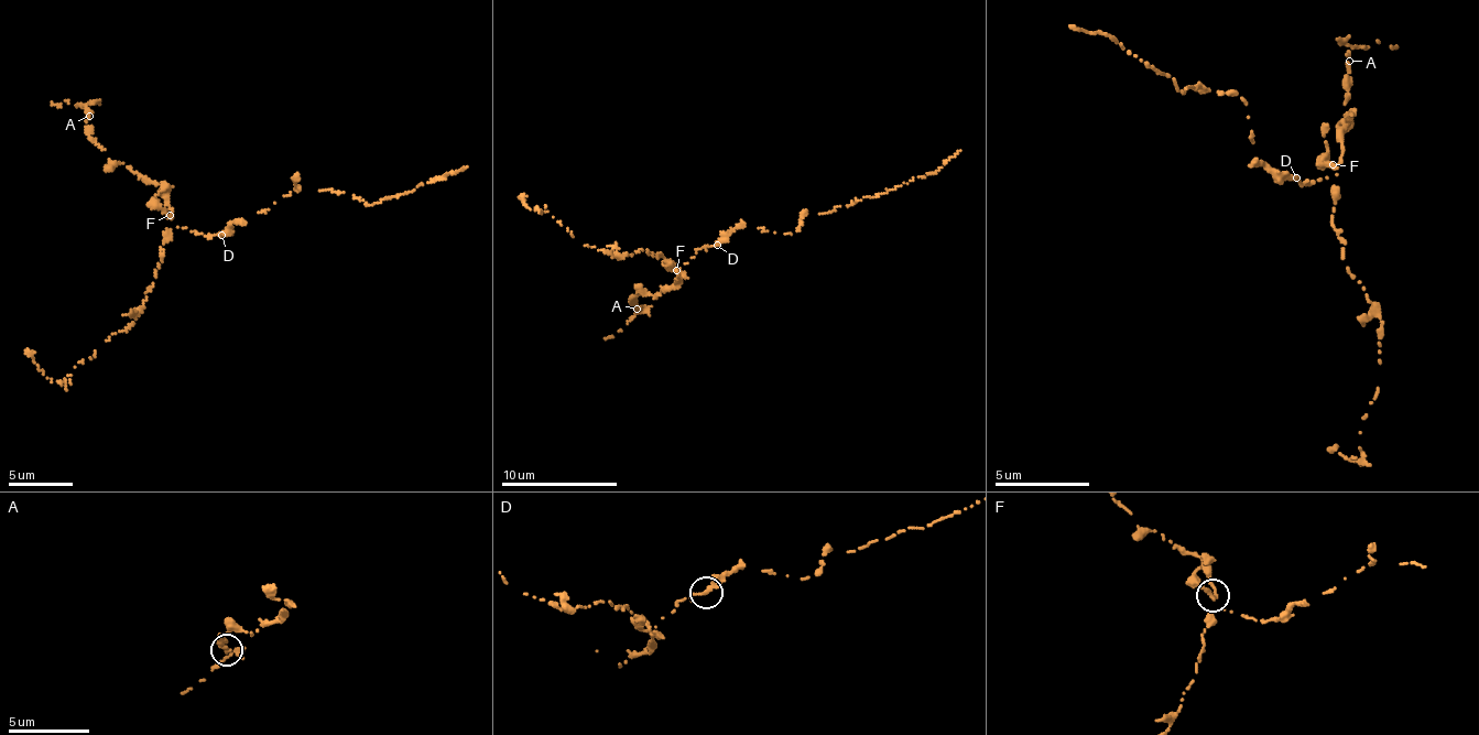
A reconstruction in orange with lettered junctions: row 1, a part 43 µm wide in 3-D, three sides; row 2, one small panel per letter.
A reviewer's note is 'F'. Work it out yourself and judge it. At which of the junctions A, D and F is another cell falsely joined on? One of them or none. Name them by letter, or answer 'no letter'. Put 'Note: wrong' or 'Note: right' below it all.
F
Note: right

